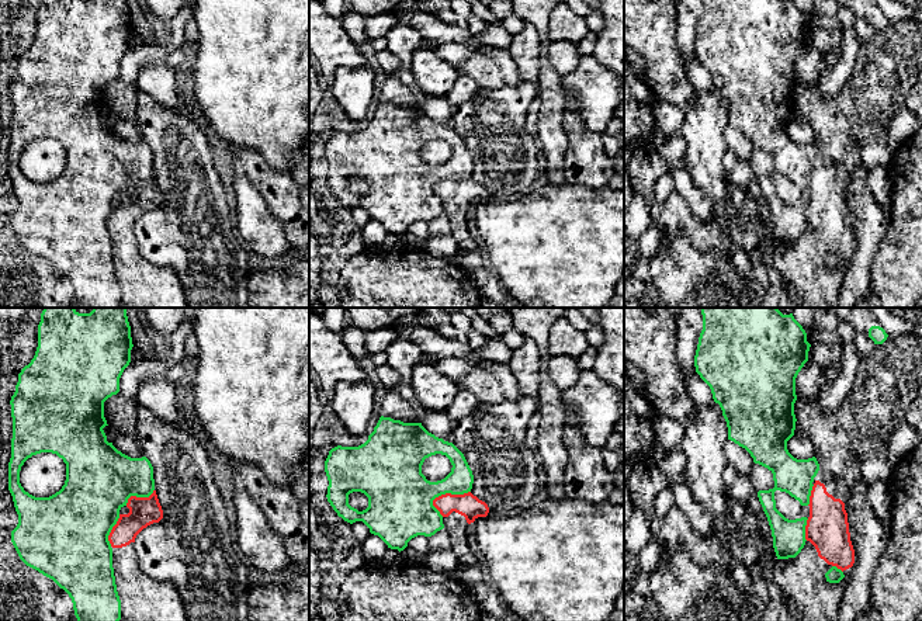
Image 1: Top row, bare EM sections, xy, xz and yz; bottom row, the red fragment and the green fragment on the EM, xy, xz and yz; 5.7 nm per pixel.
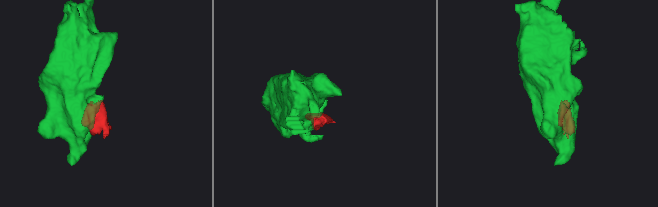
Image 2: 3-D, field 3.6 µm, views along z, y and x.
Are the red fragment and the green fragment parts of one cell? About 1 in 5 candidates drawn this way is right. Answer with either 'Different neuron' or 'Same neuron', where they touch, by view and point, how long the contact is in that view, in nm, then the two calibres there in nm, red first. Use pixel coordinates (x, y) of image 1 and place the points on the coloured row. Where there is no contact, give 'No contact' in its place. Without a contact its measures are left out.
Different neuron. Touches red at xz (449, 493). Shared border 240 nm. Thickness 140 nm (red) against 320 nm

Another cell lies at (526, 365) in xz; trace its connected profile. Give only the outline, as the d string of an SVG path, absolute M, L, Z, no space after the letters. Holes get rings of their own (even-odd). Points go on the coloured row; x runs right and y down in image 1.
M526 337L523 344L513 350L507 367L516 378L520 392L537 396L543 362L540 348L533 339Z

